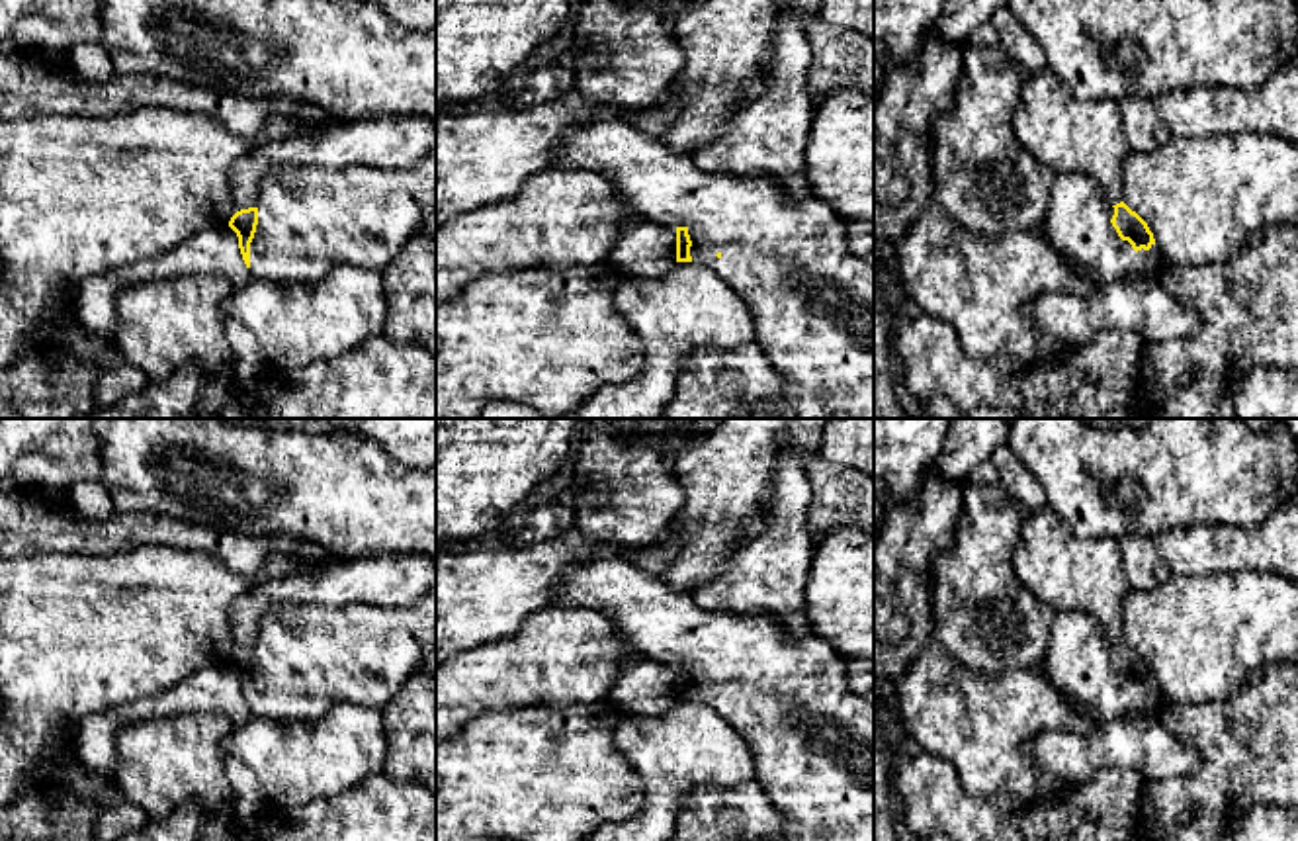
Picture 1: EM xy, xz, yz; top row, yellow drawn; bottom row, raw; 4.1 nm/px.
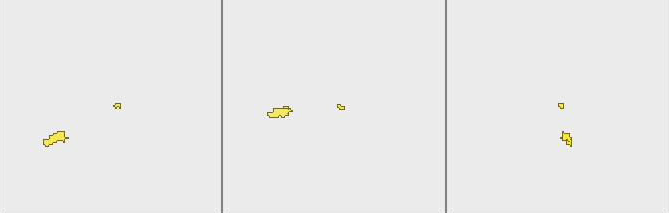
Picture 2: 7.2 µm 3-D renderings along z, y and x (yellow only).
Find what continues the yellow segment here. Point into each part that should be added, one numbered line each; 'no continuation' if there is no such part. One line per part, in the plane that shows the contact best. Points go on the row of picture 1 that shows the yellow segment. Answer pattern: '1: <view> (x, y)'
1: yz (1078, 223)

